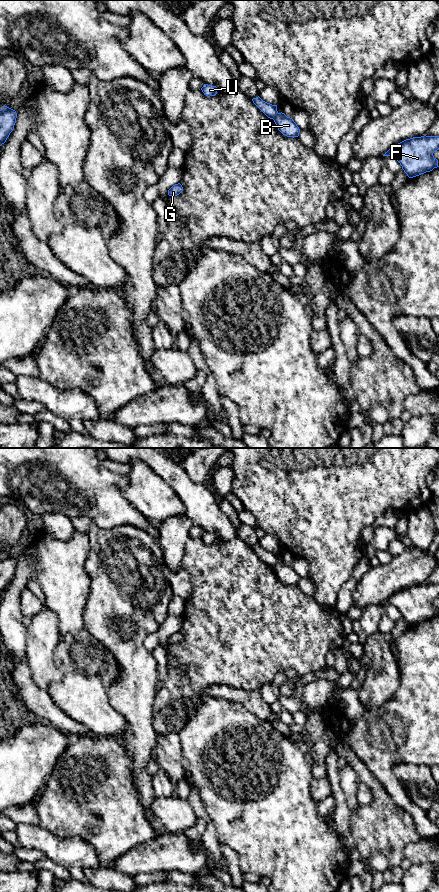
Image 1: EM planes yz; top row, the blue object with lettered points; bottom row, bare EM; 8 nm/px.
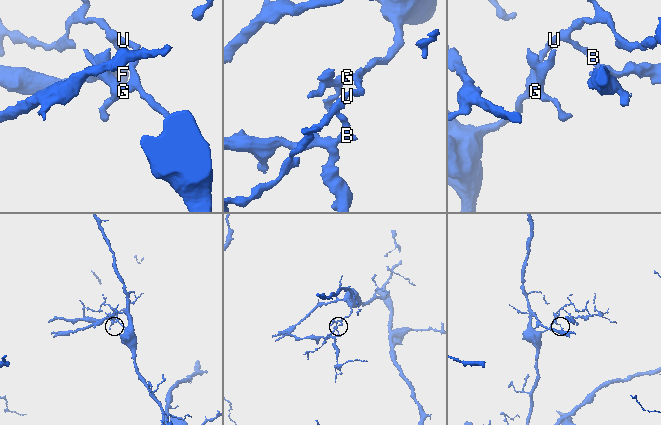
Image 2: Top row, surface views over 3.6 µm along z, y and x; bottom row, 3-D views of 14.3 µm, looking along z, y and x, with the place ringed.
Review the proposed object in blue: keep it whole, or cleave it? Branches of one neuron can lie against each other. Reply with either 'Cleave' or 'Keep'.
Cleave

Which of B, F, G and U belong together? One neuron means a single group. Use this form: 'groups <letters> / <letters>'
groups B F / G U

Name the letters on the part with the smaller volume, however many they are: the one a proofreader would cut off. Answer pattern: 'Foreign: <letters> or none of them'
Foreign: B, F

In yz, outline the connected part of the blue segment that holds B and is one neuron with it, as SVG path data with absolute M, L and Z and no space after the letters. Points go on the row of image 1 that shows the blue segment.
M277 113L276 117L273 119L278 130L287 137L298 137L300 129L294 120L287 117L284 113Z

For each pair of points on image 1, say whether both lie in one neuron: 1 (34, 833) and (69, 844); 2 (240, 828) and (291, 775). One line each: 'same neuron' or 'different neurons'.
1: same neuron
2: same neuron

